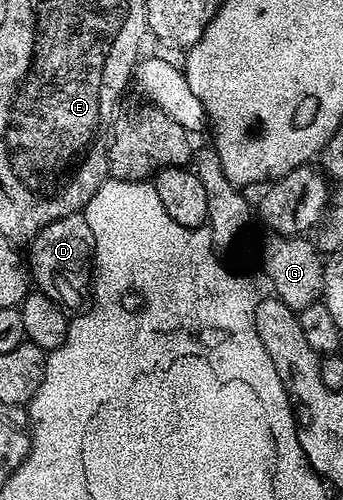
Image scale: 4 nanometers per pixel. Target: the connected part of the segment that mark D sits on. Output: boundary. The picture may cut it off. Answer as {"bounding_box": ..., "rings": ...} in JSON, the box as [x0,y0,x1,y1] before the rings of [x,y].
{"bounding_box":[28,214,94,313],"rings":[[[85,214],[60,217],[44,225],[44,229],[40,229],[40,233],[36,233],[36,237],[28,245],[28,251],[28,275],[33,286],[63,308],[74,313],[81,312],[92,298],[94,265],[94,234],[92,229],[88,229]]]}

